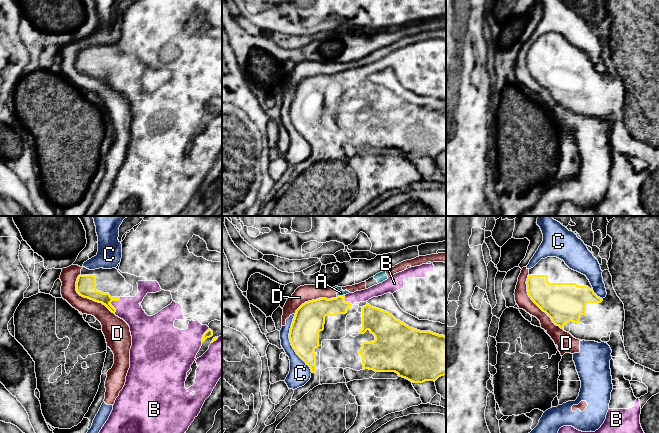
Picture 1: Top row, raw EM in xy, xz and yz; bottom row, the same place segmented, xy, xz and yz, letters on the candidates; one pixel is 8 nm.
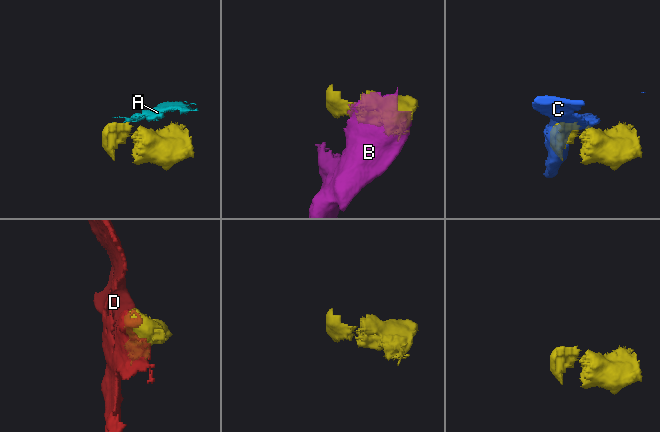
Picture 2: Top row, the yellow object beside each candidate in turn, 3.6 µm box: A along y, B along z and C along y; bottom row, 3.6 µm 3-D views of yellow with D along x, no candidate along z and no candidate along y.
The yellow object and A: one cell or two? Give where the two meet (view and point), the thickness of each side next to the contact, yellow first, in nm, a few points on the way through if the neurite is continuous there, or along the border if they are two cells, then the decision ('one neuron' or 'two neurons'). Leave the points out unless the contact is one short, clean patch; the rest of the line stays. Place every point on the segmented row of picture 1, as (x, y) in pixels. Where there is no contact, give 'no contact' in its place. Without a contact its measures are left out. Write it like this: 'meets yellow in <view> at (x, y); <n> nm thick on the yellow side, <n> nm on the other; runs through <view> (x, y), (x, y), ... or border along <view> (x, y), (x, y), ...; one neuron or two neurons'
meets yellow in xz at (340, 296); 190 nm thick on the yellow side, 60 nm on the other; border along xz (344, 294), (337, 296); two neurons

